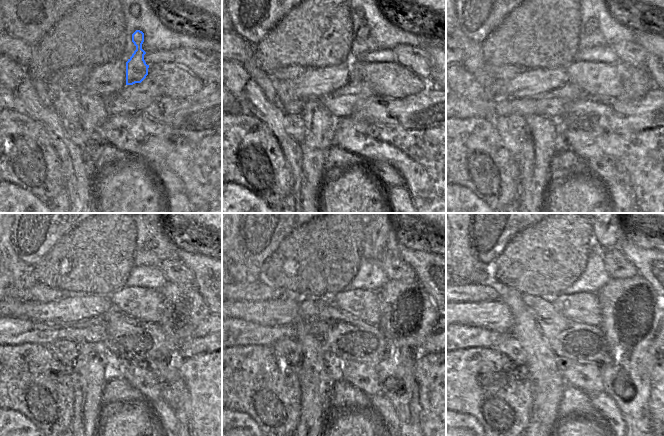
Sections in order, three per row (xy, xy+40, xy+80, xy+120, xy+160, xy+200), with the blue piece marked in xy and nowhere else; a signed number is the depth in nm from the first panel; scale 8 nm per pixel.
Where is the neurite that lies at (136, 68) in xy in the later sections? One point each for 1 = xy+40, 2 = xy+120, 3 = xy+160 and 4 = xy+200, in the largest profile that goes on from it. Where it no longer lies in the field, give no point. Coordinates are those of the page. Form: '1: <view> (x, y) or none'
1: xy+40 (363, 32)
2: xy+120 (149, 244)
3: xy+160 (383, 233)
4: xy+200 (607, 233)

